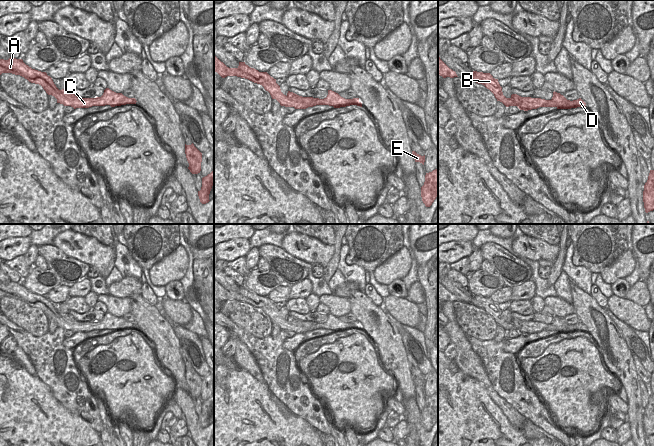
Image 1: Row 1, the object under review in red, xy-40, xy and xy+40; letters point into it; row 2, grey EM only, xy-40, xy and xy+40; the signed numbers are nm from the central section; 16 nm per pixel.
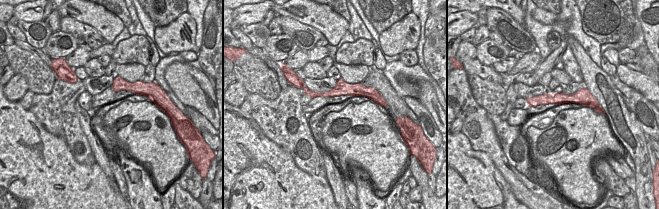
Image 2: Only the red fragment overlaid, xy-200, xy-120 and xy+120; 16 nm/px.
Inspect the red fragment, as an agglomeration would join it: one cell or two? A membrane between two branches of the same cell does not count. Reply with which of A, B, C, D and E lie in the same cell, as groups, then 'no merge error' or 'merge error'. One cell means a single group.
groups A B C E / D; merge error

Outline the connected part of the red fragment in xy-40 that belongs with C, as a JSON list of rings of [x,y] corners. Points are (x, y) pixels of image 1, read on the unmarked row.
[[[10,281],[8,284],[0,283],[0,299],[2,297],[12,297],[20,299],[27,303],[31,307],[39,308],[43,311],[48,319],[52,319],[57,323],[57,327],[63,328],[64,330],[71,330],[76,332],[89,332],[92,330],[105,330],[110,329],[111,331],[121,330],[126,328],[136,328],[135,322],[128,322],[122,317],[116,317],[109,312],[104,314],[101,321],[96,322],[72,322],[75,325],[75,329],[67,329],[63,327],[65,320],[61,314],[59,314],[54,308],[52,302],[47,299],[46,296],[41,296],[32,293],[26,289],[22,283],[16,283]]]

